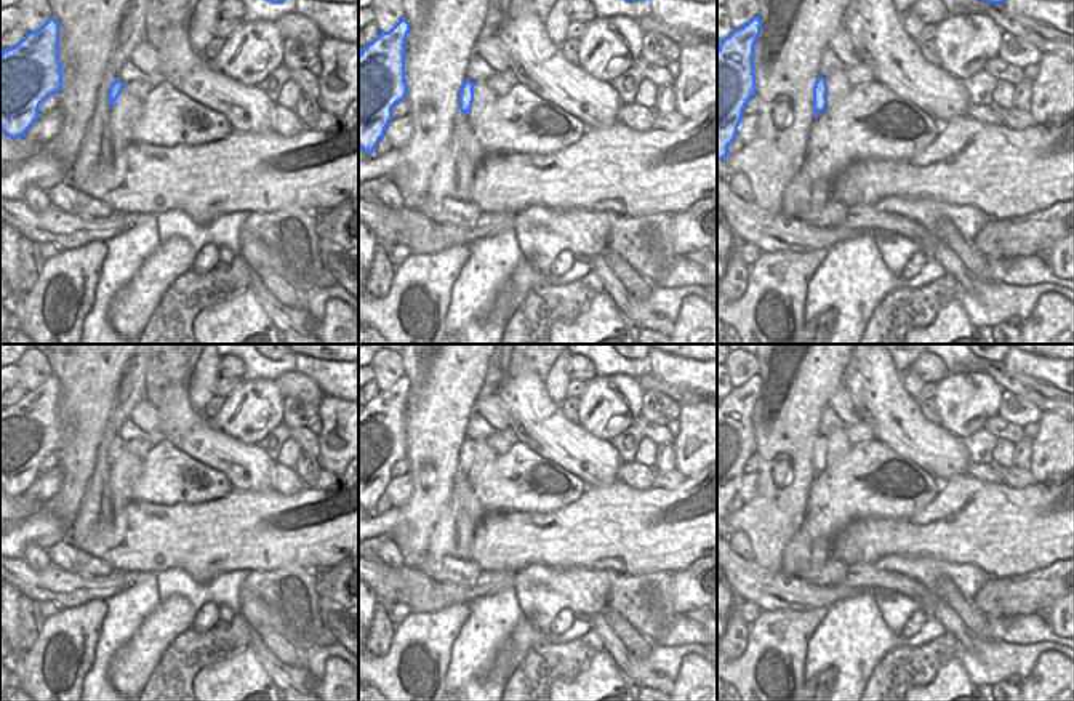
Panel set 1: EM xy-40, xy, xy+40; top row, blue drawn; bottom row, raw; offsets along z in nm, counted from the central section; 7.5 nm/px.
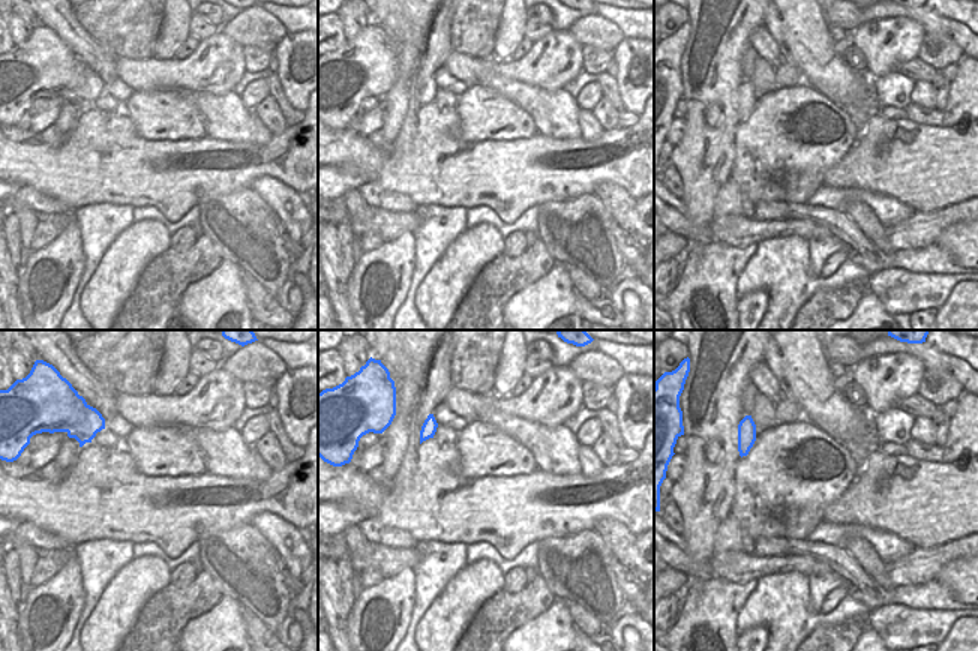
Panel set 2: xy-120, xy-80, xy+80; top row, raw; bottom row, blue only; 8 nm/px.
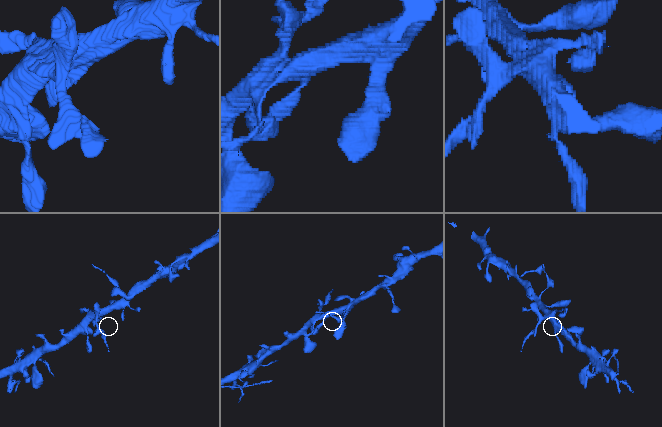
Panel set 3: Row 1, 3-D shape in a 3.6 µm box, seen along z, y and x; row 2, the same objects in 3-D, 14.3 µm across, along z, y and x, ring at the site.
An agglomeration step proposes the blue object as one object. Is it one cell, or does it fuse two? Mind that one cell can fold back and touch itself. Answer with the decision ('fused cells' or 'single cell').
single cell

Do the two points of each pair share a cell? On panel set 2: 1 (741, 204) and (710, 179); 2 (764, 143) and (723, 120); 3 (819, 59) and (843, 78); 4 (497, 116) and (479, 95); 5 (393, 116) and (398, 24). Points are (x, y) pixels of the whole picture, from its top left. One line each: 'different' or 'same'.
1: different
2: different
3: same
4: same
5: same

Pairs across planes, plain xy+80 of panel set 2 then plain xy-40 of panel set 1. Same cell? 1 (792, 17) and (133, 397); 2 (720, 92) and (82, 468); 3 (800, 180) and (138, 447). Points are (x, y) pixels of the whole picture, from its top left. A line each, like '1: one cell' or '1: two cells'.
1: two cells
2: one cell
3: two cells

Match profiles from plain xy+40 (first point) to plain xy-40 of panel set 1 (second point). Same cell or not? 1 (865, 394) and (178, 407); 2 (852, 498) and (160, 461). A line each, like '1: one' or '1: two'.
1: one
2: one

